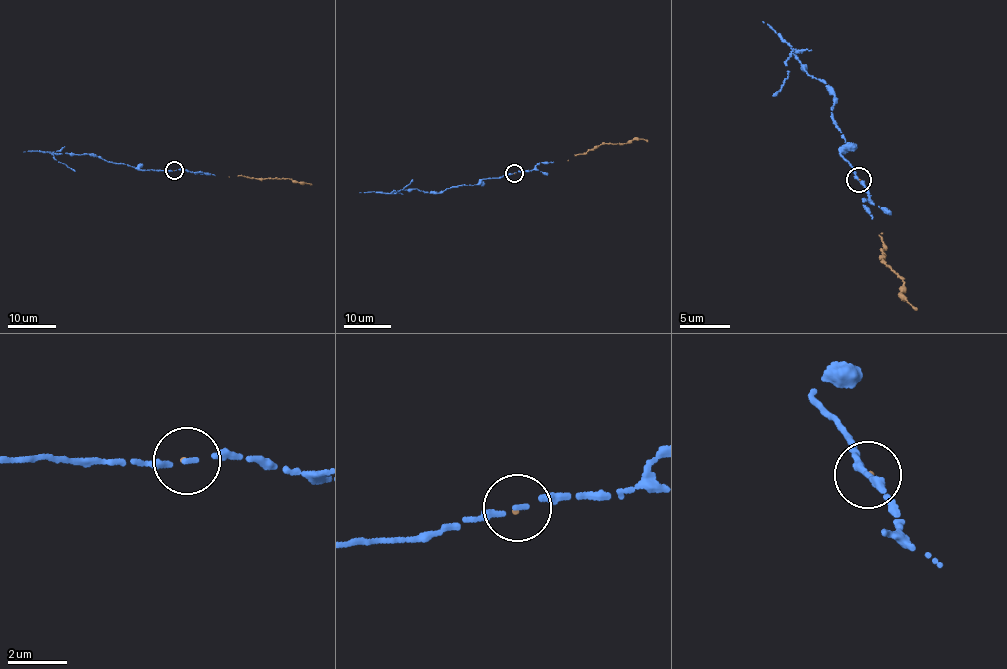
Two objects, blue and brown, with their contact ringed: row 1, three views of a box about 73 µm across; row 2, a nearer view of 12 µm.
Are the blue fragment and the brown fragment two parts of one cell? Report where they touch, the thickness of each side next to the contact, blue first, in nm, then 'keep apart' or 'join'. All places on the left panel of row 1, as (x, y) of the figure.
(174, 170) | 130/70 nm | join

